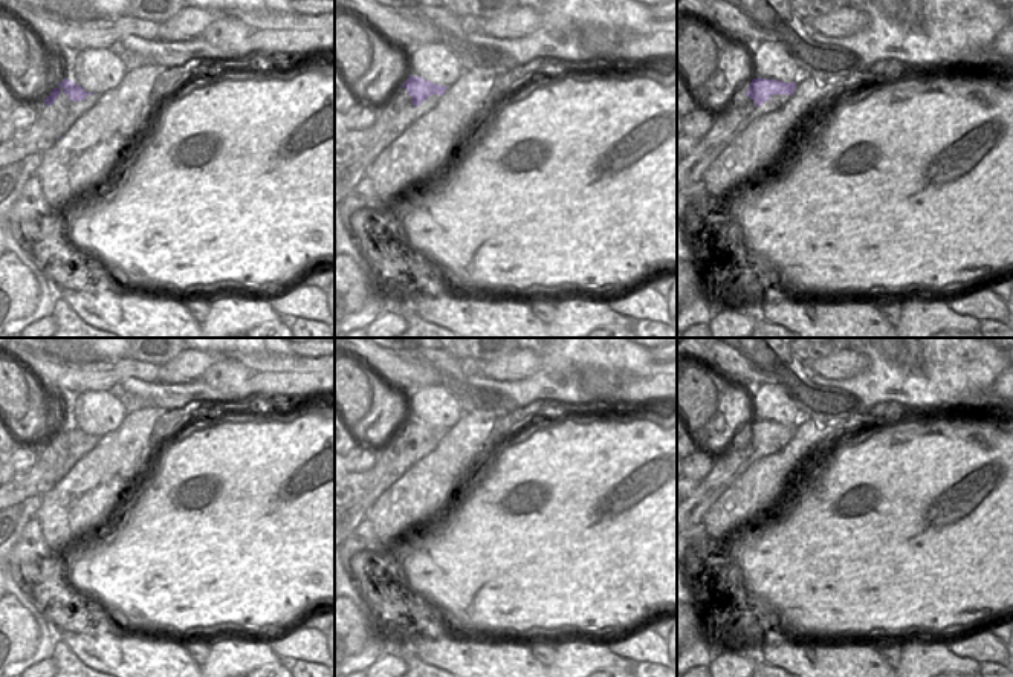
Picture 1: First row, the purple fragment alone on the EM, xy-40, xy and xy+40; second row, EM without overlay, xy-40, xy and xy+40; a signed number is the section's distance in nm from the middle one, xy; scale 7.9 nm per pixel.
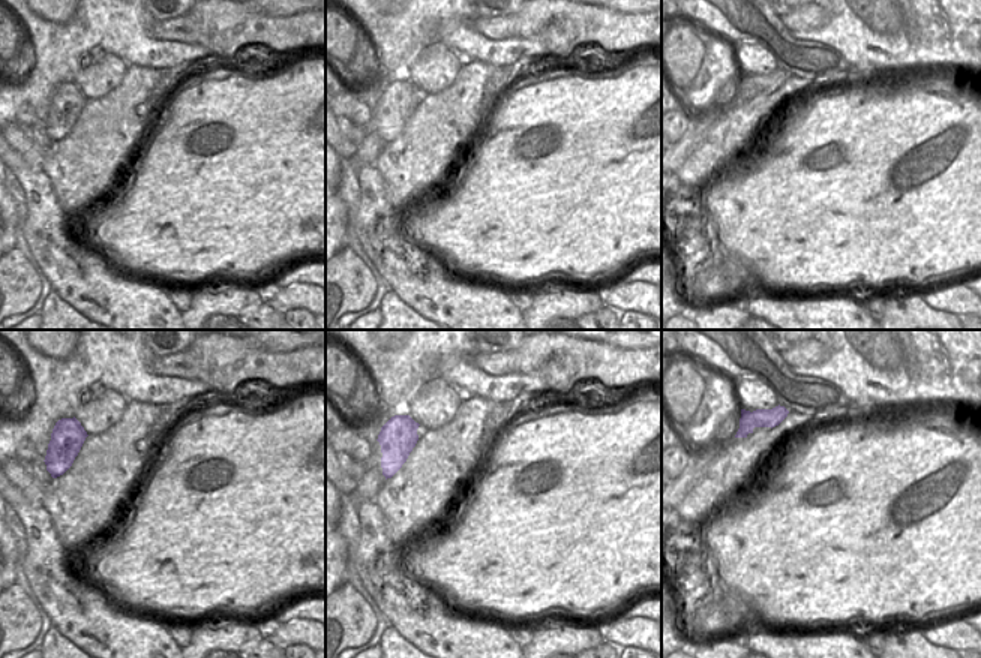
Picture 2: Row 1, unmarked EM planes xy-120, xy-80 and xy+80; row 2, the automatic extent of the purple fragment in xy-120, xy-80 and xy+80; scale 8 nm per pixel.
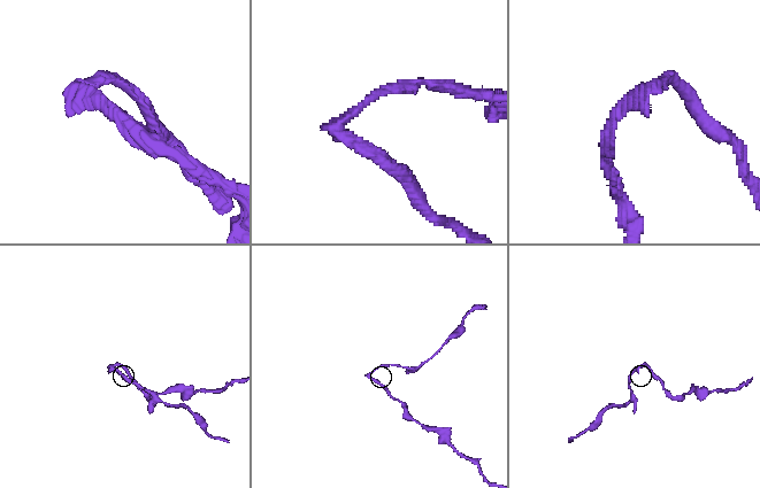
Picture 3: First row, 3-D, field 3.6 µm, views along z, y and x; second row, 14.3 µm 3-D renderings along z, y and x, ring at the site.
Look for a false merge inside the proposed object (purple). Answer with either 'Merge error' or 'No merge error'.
Merge error.

